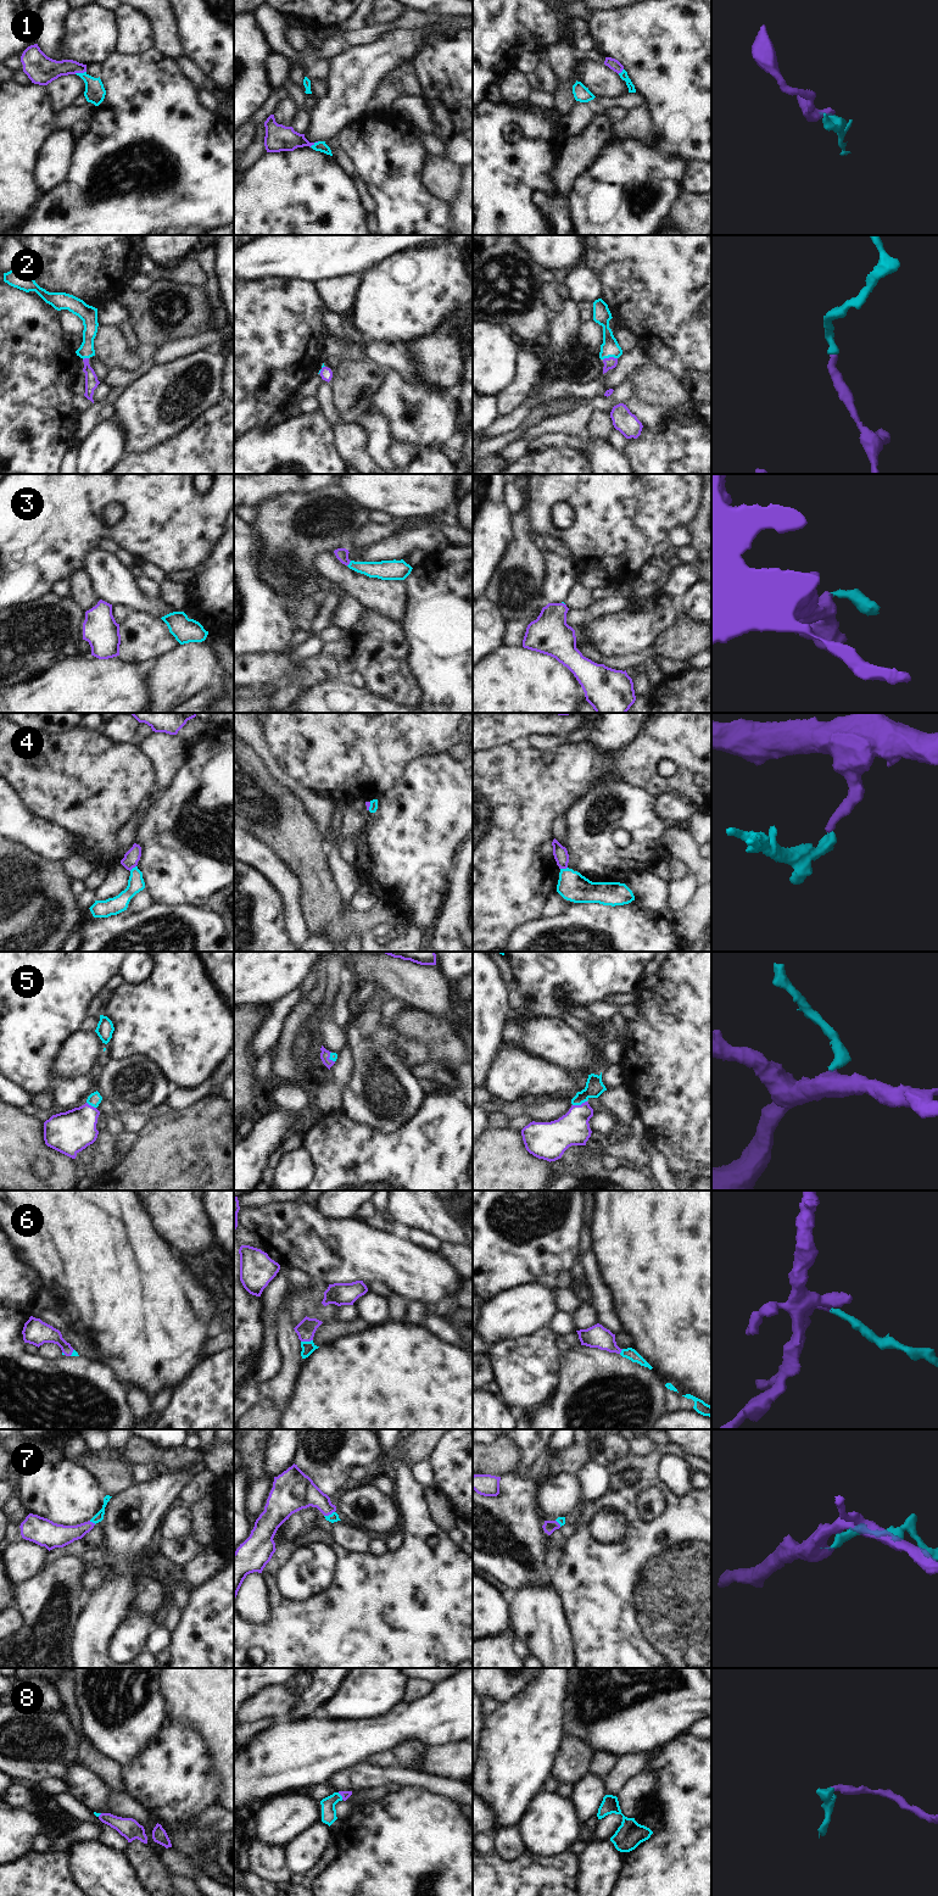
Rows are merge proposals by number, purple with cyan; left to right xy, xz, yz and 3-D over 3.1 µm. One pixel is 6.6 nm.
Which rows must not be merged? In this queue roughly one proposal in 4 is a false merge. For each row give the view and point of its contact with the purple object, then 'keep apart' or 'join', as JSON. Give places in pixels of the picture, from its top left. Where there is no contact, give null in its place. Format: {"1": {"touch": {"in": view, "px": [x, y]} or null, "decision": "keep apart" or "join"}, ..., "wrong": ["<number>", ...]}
{"1": {"touch": {"in": "xy", "px": [79, 72]}, "decision": "join"}, "2": {"touch": {"in": "yz", "px": [609, 357]}, "decision": "join"}, "3": {"touch": {"in": "xz", "px": [349, 563]}, "decision": "join"}, "4": {"touch": {"in": "yz", "px": [563, 868]}, "decision": "keep apart"}, "5": {"touch": {"in": "yz", "px": [579, 1105]}, "decision": "join"}, "6": {"touch": {"in": "xz", "px": [306, 1340]}, "decision": "join"}, "7": {"touch": {"in": "xz", "px": [329, 1513]}, "decision": "join"}, "8": {"touch": {"in": "xz", "px": [341, 1795]}, "decision": "join"}, "wrong": ["4"]}

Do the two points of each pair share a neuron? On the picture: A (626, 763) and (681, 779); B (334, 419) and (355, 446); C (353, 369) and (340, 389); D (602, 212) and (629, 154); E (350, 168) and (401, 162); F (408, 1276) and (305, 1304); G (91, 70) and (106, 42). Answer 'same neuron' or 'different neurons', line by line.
A: same neuron
B: same neuron
C: same neuron
D: same neuron
E: different neurons
F: different neurons
G: different neurons

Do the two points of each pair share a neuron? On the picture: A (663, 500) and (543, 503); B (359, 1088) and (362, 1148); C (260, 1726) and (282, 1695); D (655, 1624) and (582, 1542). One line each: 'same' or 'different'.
A: same
B: different
C: different
D: same

